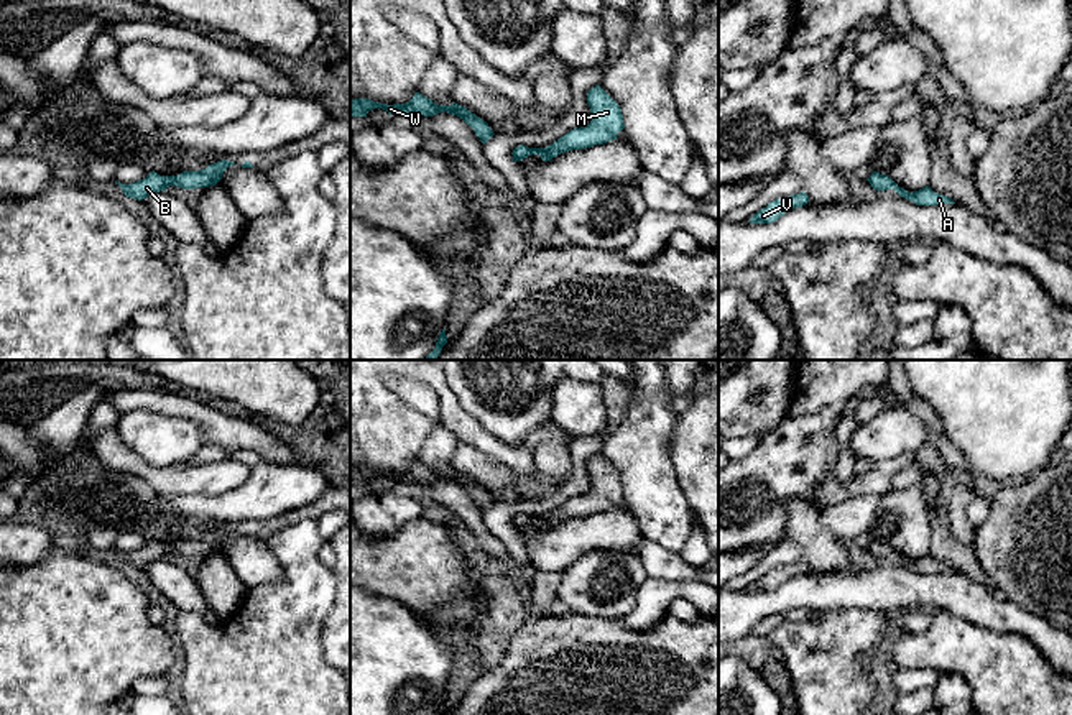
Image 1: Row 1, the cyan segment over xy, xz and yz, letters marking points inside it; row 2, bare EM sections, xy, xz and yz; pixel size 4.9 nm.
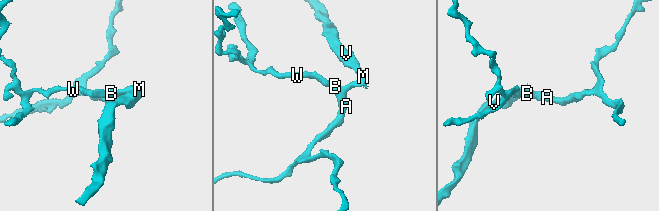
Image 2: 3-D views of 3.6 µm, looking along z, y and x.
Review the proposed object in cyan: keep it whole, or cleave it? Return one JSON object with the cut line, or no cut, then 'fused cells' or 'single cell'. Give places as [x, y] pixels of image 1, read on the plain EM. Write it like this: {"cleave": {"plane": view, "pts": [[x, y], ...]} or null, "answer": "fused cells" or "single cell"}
{"cleave": null, "answer": "single cell"}

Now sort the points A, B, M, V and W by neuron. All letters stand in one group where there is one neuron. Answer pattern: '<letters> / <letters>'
A B M V W

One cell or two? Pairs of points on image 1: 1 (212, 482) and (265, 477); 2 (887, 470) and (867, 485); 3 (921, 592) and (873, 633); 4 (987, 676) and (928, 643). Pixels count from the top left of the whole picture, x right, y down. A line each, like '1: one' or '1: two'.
1: two
2: one
3: two
4: one

